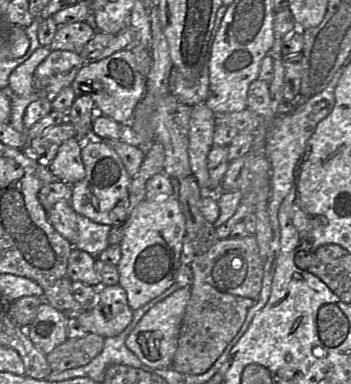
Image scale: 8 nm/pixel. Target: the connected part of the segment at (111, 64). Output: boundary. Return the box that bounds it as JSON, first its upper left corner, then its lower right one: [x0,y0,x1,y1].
[70,50,147,127]

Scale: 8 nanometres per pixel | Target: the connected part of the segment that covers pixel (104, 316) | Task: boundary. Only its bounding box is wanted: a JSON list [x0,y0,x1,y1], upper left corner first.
[72,284,133,338]

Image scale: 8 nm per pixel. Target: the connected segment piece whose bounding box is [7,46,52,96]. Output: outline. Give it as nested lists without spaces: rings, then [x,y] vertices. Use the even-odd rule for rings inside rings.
[[[38,47],[31,55],[9,75],[7,87],[10,93],[17,96],[28,96],[33,93],[33,74],[37,66],[52,52],[48,47]]]

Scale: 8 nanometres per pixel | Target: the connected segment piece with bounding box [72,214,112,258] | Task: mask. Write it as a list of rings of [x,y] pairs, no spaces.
[[[79,215],[77,217],[78,235],[75,242],[72,242],[75,249],[88,252],[97,257],[110,244],[108,241],[111,225],[99,224]]]

